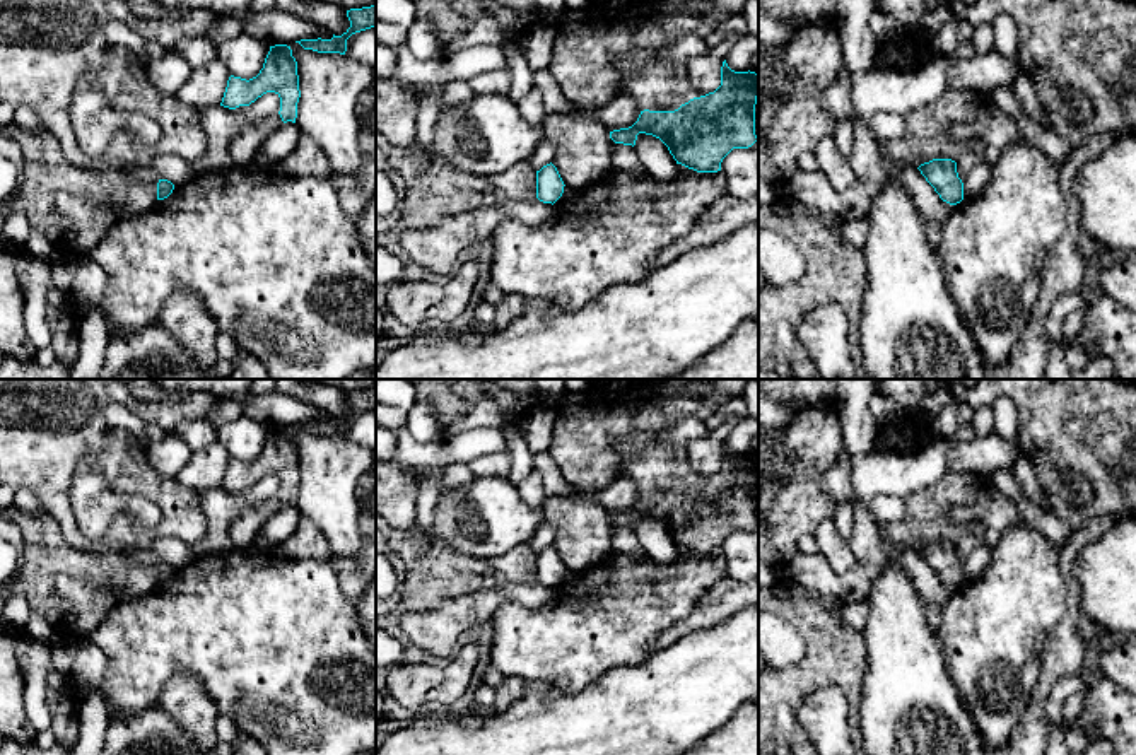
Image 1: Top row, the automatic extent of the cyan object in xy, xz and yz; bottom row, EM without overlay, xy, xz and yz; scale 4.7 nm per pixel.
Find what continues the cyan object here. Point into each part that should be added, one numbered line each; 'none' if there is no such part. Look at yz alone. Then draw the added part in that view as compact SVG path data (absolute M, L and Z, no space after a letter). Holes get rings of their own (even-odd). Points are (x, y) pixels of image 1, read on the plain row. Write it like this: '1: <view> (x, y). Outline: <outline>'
none

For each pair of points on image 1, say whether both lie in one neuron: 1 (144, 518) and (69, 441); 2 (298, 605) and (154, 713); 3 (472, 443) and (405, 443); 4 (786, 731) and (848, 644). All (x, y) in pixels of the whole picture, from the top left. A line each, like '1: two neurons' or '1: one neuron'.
1: two neurons
2: two neurons
3: one neuron
4: one neuron

